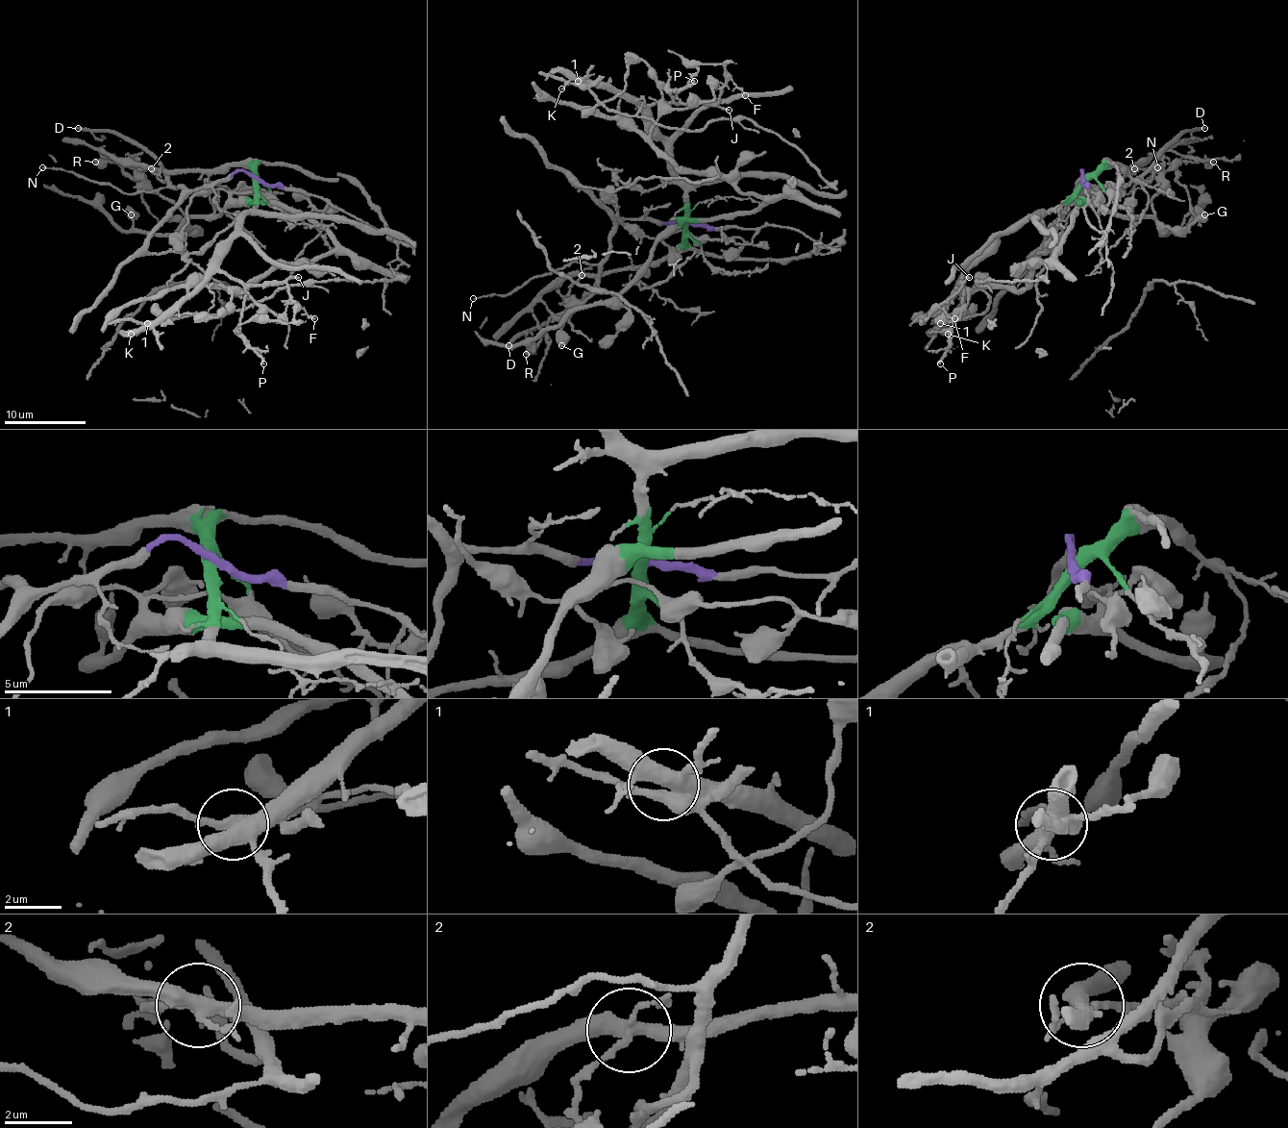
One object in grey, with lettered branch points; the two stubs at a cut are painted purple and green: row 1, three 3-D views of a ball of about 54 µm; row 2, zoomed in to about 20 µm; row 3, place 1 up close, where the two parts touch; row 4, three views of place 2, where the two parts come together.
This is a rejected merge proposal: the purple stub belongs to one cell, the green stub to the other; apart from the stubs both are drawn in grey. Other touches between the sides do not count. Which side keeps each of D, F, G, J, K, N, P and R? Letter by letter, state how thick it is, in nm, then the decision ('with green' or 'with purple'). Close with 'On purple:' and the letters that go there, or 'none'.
D: 320 nm thick; with purple
F: 140 nm thick; with green
G: 800 nm thick; with green
J: 220 nm thick; with green
K: 150 nm thick; with green
N: 100 nm thick; with purple
P: 240 nm thick; with green
R: 600 nm thick; with green
On purple: D, N

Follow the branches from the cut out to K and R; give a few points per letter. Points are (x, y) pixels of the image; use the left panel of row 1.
K: (256, 181), (256, 203), (252, 212), (244, 217), (242, 230), (201, 281), (159, 317), (130, 334)
R: (256, 181), (256, 175), (246, 166), (166, 170), (122, 164), (111, 154), (119, 164), (95, 162)

